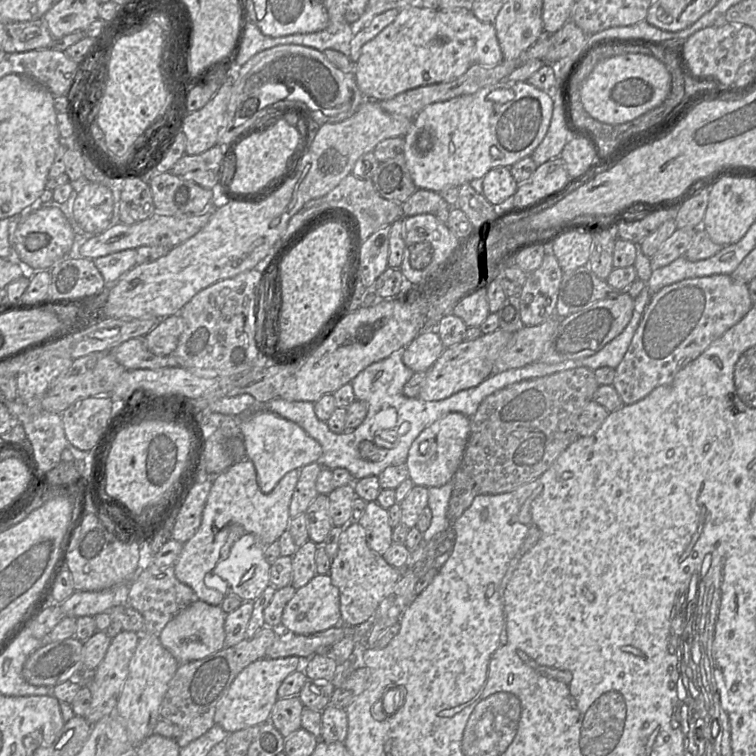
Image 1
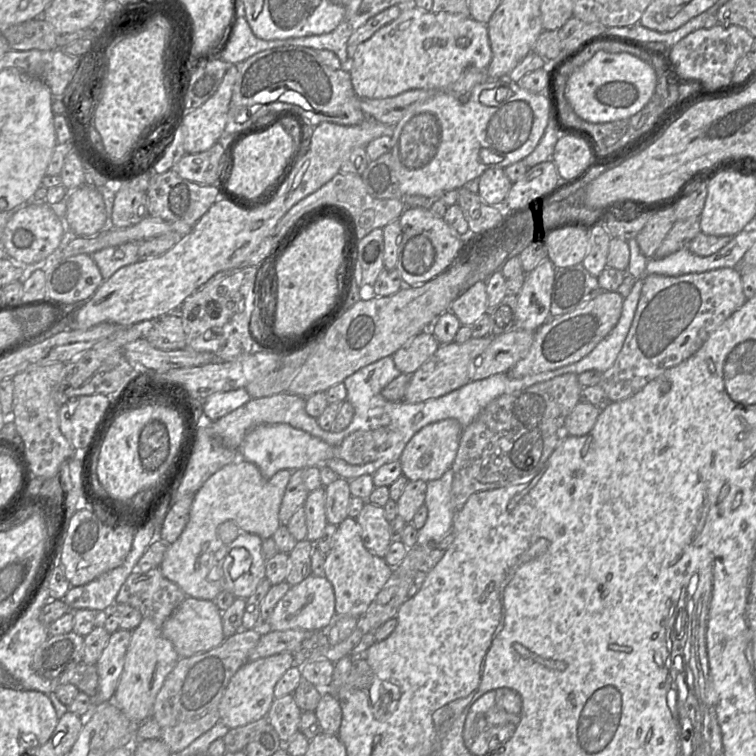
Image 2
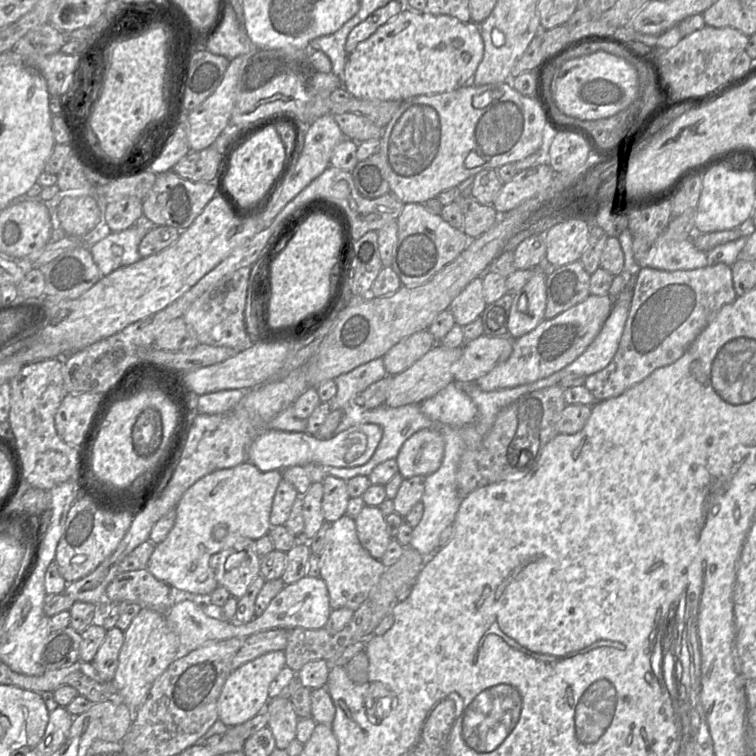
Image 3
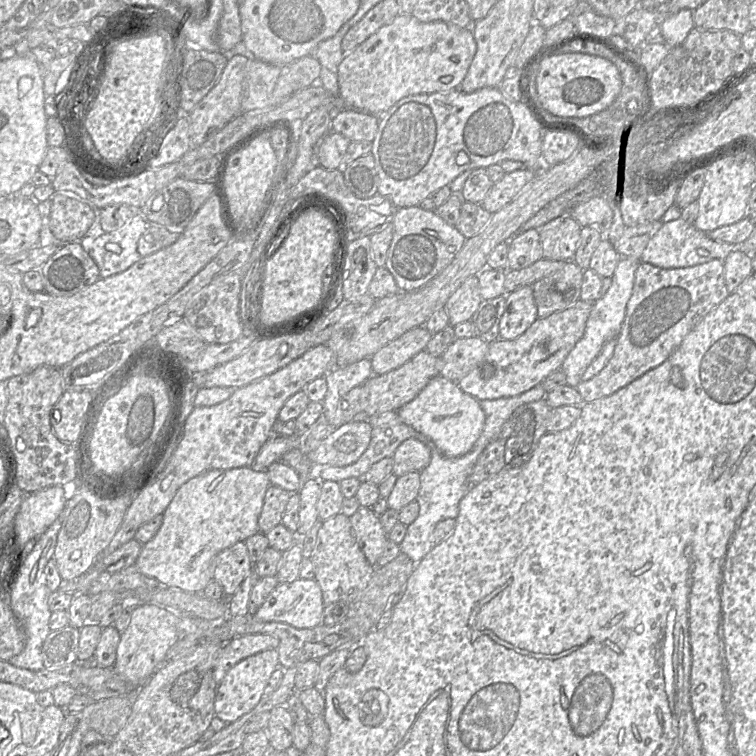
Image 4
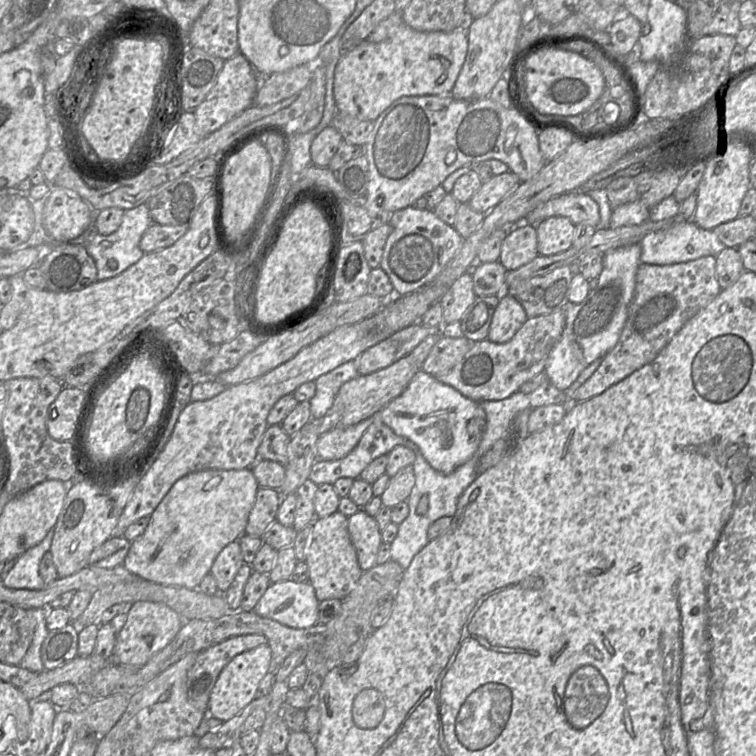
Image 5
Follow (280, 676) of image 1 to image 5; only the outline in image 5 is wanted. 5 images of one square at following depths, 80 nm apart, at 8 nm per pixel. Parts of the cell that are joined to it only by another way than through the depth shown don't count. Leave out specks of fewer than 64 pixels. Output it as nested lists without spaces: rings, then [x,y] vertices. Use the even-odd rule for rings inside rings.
[[[268,644],[242,652],[235,656],[221,671],[210,694],[208,712],[211,716],[225,722],[237,715],[256,698],[258,685],[262,678],[274,667],[271,648]]]

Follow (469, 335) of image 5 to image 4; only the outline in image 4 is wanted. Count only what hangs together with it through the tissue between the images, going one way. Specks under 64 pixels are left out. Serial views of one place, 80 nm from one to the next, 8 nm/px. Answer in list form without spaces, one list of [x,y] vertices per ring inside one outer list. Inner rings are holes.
[[[506,296],[483,300],[472,316],[474,335],[488,343],[499,339],[499,322],[506,308]]]

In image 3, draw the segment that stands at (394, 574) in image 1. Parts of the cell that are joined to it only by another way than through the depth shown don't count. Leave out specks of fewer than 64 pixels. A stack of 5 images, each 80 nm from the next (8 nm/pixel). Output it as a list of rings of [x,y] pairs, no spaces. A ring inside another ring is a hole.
[[[347,514],[333,523],[325,535],[325,546],[320,561],[320,578],[328,588],[331,609],[349,608],[353,611],[367,599],[377,585],[386,567],[381,560],[373,558],[361,545],[354,519]]]

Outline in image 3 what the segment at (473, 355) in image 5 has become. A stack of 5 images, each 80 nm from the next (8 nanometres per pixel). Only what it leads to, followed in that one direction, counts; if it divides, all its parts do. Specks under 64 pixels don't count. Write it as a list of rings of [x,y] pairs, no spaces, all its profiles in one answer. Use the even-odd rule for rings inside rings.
[[[590,295],[552,319],[544,319],[532,331],[517,338],[509,358],[475,381],[486,392],[536,382],[563,369],[582,355],[600,333],[615,300],[609,295]]]

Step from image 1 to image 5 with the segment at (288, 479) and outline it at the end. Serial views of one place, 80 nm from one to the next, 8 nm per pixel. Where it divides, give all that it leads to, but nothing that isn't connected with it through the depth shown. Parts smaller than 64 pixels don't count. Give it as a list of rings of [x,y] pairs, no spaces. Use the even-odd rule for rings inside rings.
[[[250,468],[205,469],[183,476],[150,515],[144,533],[131,542],[122,565],[147,581],[197,589],[223,548],[245,534],[259,487]]]

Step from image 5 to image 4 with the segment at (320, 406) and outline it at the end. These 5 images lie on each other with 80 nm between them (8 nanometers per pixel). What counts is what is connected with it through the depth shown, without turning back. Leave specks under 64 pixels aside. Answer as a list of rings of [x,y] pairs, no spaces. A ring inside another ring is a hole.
[[[370,358],[362,359],[325,375],[327,393],[322,401],[323,415],[330,426],[340,399],[354,387],[363,385],[373,374]]]

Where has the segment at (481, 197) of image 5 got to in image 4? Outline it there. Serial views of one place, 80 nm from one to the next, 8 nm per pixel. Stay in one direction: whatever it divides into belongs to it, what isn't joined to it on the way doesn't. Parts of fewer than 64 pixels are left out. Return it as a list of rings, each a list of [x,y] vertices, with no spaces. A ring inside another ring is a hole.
[[[526,168],[506,173],[504,177],[494,183],[481,202],[481,206],[490,214],[494,214],[508,204],[523,188],[523,186],[535,177],[535,172]]]

